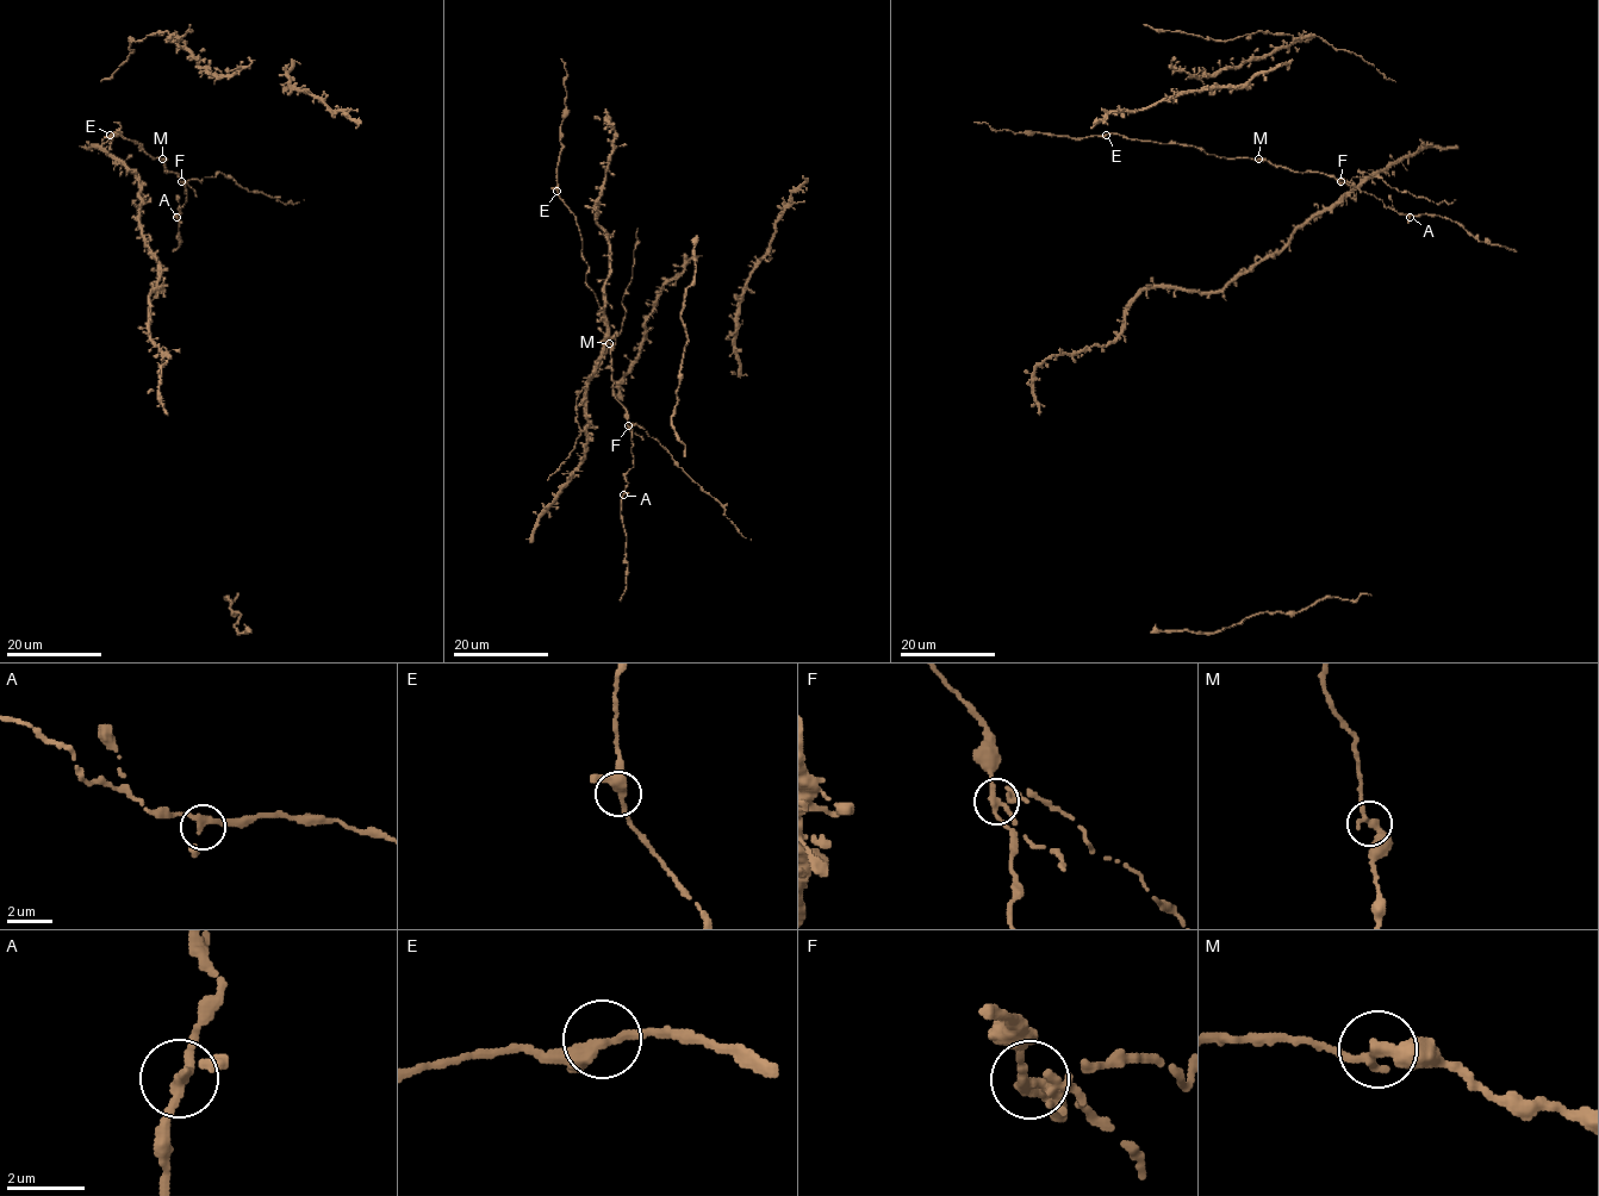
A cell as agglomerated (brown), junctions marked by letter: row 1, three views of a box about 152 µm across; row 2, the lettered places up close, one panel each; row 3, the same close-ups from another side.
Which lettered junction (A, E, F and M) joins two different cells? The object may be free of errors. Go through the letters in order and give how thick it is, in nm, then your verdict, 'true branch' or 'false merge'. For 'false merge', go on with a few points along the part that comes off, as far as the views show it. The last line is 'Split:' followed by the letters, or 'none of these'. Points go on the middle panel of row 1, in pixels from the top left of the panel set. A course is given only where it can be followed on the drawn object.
A: 240 nm thick; true branch
E: 280 nm thick; true branch
F: 240 nm thick; false merge; foreign part runs (629, 425), (642, 427), (719, 502), (736, 528), (751, 540)
M: 320 nm thick; true branch
Split: F

